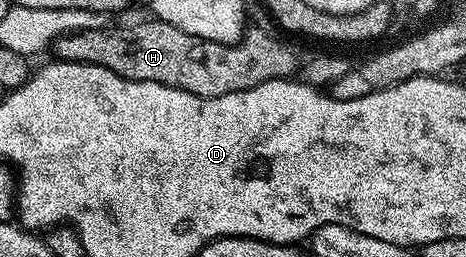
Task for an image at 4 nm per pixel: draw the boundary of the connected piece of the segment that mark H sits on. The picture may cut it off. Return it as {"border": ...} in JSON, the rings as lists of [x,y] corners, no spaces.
{"border":[[[149,20],[134,26],[131,30],[81,30],[75,34],[66,34],[62,38],[54,39],[52,50],[63,62],[83,62],[100,68],[108,68],[116,72],[116,76],[124,76],[128,80],[140,80],[141,82],[155,82],[164,84],[168,88],[176,88],[184,92],[192,92],[196,96],[215,98],[225,94],[235,94],[248,88],[256,88],[273,78],[282,78],[293,75],[298,62],[294,54],[282,42],[277,42],[266,30],[247,29],[243,39],[236,46],[228,44],[216,44],[212,40],[204,40],[200,36],[186,34],[180,28],[176,28],[167,22]]]}

